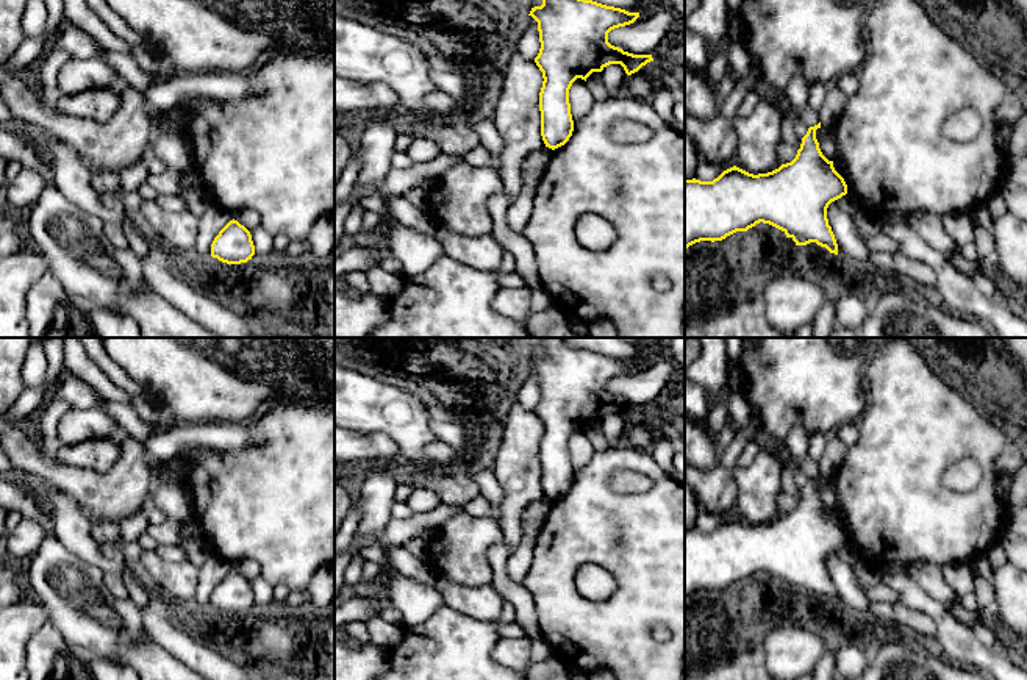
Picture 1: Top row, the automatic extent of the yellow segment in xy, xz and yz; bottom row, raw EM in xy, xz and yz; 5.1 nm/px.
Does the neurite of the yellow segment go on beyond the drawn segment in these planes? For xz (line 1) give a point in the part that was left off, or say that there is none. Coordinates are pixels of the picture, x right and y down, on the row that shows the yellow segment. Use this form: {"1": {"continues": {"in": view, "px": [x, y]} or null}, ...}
{"1": {"continues": null}}

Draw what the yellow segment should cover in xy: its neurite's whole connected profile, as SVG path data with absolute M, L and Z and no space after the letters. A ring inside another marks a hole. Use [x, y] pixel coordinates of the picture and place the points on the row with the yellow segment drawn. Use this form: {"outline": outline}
{"outline": "M234 219L219 231L211 244L211 256L227 264L247 263L253 255L250 231Z"}

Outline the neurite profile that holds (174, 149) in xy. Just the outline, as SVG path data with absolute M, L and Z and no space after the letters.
M184 133L158 136L150 145L152 156L161 159L167 169L184 174L194 169L194 150Z

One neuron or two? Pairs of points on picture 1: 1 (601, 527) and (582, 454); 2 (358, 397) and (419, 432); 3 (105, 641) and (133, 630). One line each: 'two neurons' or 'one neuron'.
1: two neurons
2: one neuron
3: one neuron

